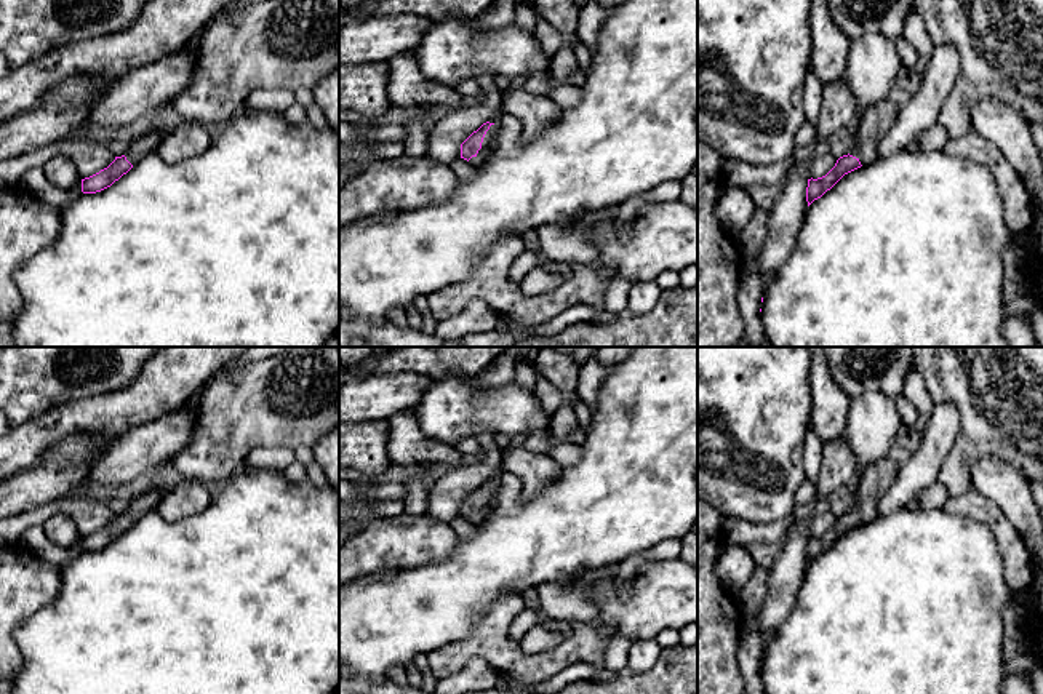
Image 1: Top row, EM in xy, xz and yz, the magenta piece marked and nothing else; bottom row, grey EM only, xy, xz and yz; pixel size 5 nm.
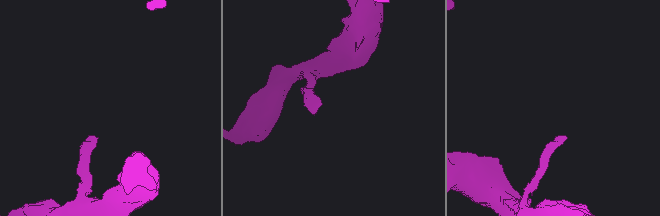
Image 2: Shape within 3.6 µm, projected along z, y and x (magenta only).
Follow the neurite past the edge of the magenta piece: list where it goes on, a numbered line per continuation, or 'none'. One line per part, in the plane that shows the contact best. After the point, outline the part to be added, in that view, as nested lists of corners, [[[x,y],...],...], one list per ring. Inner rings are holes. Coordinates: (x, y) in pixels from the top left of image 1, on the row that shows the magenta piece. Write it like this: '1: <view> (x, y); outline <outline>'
1: xz (491, 133); outline [[[498,123],[491,125],[490,130],[486,131],[483,142],[482,142],[482,149],[478,150],[478,154],[475,157],[472,157],[469,160],[469,163],[475,168],[480,166],[490,155],[491,152],[491,146],[494,144],[498,136]]]

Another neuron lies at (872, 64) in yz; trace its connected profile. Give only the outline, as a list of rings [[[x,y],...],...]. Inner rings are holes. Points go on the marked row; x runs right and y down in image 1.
[[[877,32],[851,40],[845,80],[857,99],[859,112],[891,93],[901,67],[894,40]]]

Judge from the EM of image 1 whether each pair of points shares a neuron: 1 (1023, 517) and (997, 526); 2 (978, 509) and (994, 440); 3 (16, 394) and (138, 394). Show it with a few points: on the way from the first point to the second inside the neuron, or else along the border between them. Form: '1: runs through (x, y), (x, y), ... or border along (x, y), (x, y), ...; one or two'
1: border along (983, 496), (1005, 515), (1026, 544); two
2: border along (971, 488), (951, 498); two
3: border along (135, 376), (123, 387), (64, 403); two

